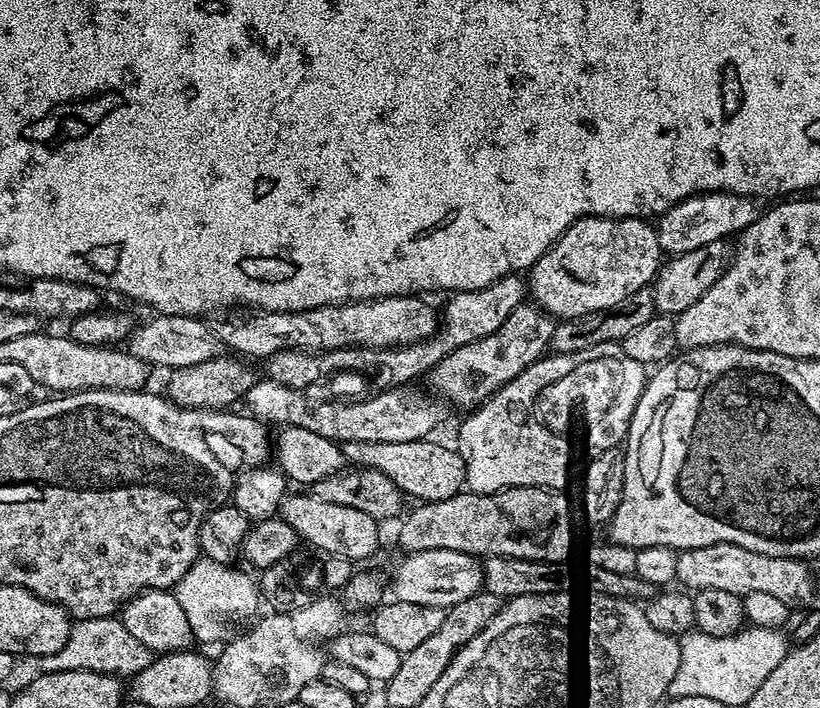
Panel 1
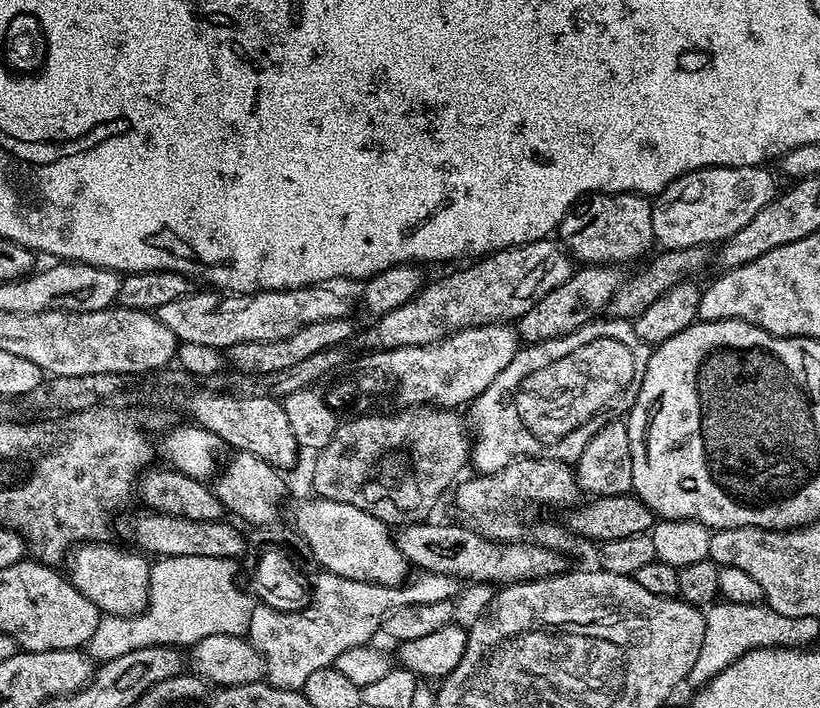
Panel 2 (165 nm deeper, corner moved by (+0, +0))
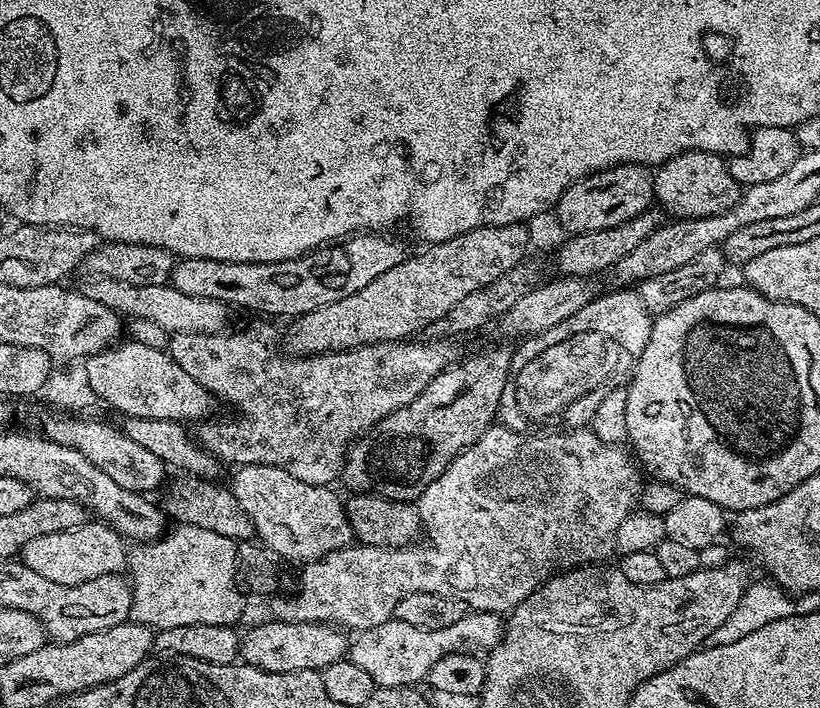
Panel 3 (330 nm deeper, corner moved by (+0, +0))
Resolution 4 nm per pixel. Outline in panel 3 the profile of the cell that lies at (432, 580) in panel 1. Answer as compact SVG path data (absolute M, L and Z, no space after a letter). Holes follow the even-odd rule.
M246 464L235 472L230 487L238 502L242 502L242 510L252 519L255 535L285 561L322 560L326 554L353 543L345 505L331 492L331 487L307 484L278 466Z

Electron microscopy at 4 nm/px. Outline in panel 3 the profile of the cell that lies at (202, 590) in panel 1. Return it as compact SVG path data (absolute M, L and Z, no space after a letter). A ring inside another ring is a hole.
M176 524L173 529L165 531L158 540L136 542L127 549L126 568L132 585L131 619L153 630L199 624L235 625L244 612L236 566L237 541L202 530L202 526Z

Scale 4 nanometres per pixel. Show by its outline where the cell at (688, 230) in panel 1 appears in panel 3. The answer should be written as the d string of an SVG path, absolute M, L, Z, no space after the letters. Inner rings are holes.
M683 152L667 160L655 169L652 190L657 205L668 216L681 220L693 220L699 216L722 214L738 202L742 185L730 174L728 160L717 152Z

